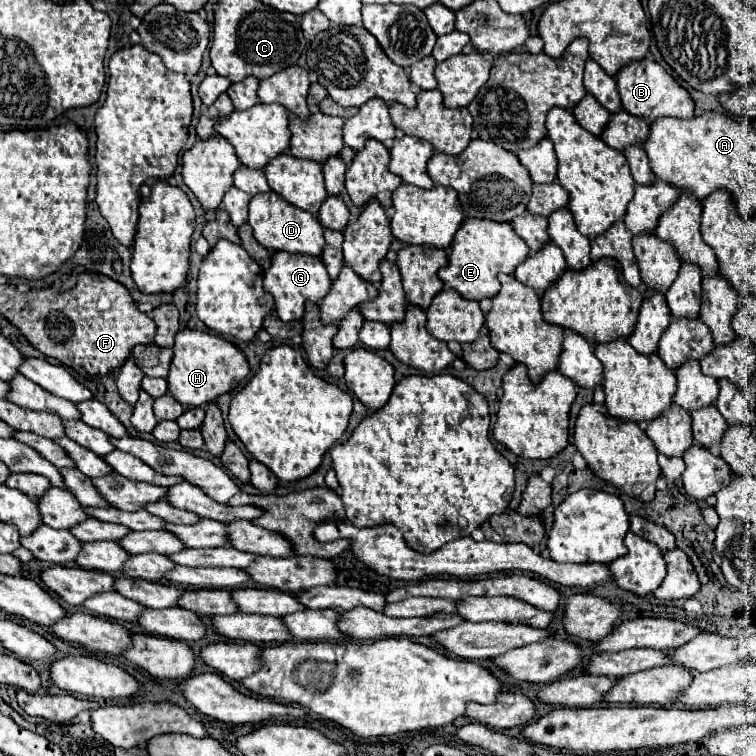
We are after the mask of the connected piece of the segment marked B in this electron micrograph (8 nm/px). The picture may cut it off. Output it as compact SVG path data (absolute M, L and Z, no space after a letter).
M643 59L625 65L617 75L617 89L621 95L621 105L629 115L643 117L647 123L653 123L659 117L677 117L691 119L695 117L695 105L689 93L655 61Z

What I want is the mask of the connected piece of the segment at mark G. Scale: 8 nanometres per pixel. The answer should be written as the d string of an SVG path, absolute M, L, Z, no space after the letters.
M273 253L271 267L265 271L265 289L275 297L275 311L281 321L299 321L305 313L305 301L317 303L331 289L331 279L319 257Z

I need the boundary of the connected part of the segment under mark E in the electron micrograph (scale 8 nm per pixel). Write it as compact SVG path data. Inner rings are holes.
M467 219L461 229L457 231L451 251L449 251L449 265L443 267L437 275L443 283L455 289L461 297L471 301L493 299L499 293L499 273L511 275L513 269L529 257L529 247L509 223L497 221L483 221L483 219Z

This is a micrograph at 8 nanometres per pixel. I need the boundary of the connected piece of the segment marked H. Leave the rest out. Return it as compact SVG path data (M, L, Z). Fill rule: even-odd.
M185 329L175 335L173 361L169 369L169 393L185 407L201 407L217 397L233 391L247 375L249 363L245 355L219 335L211 335L197 329Z

